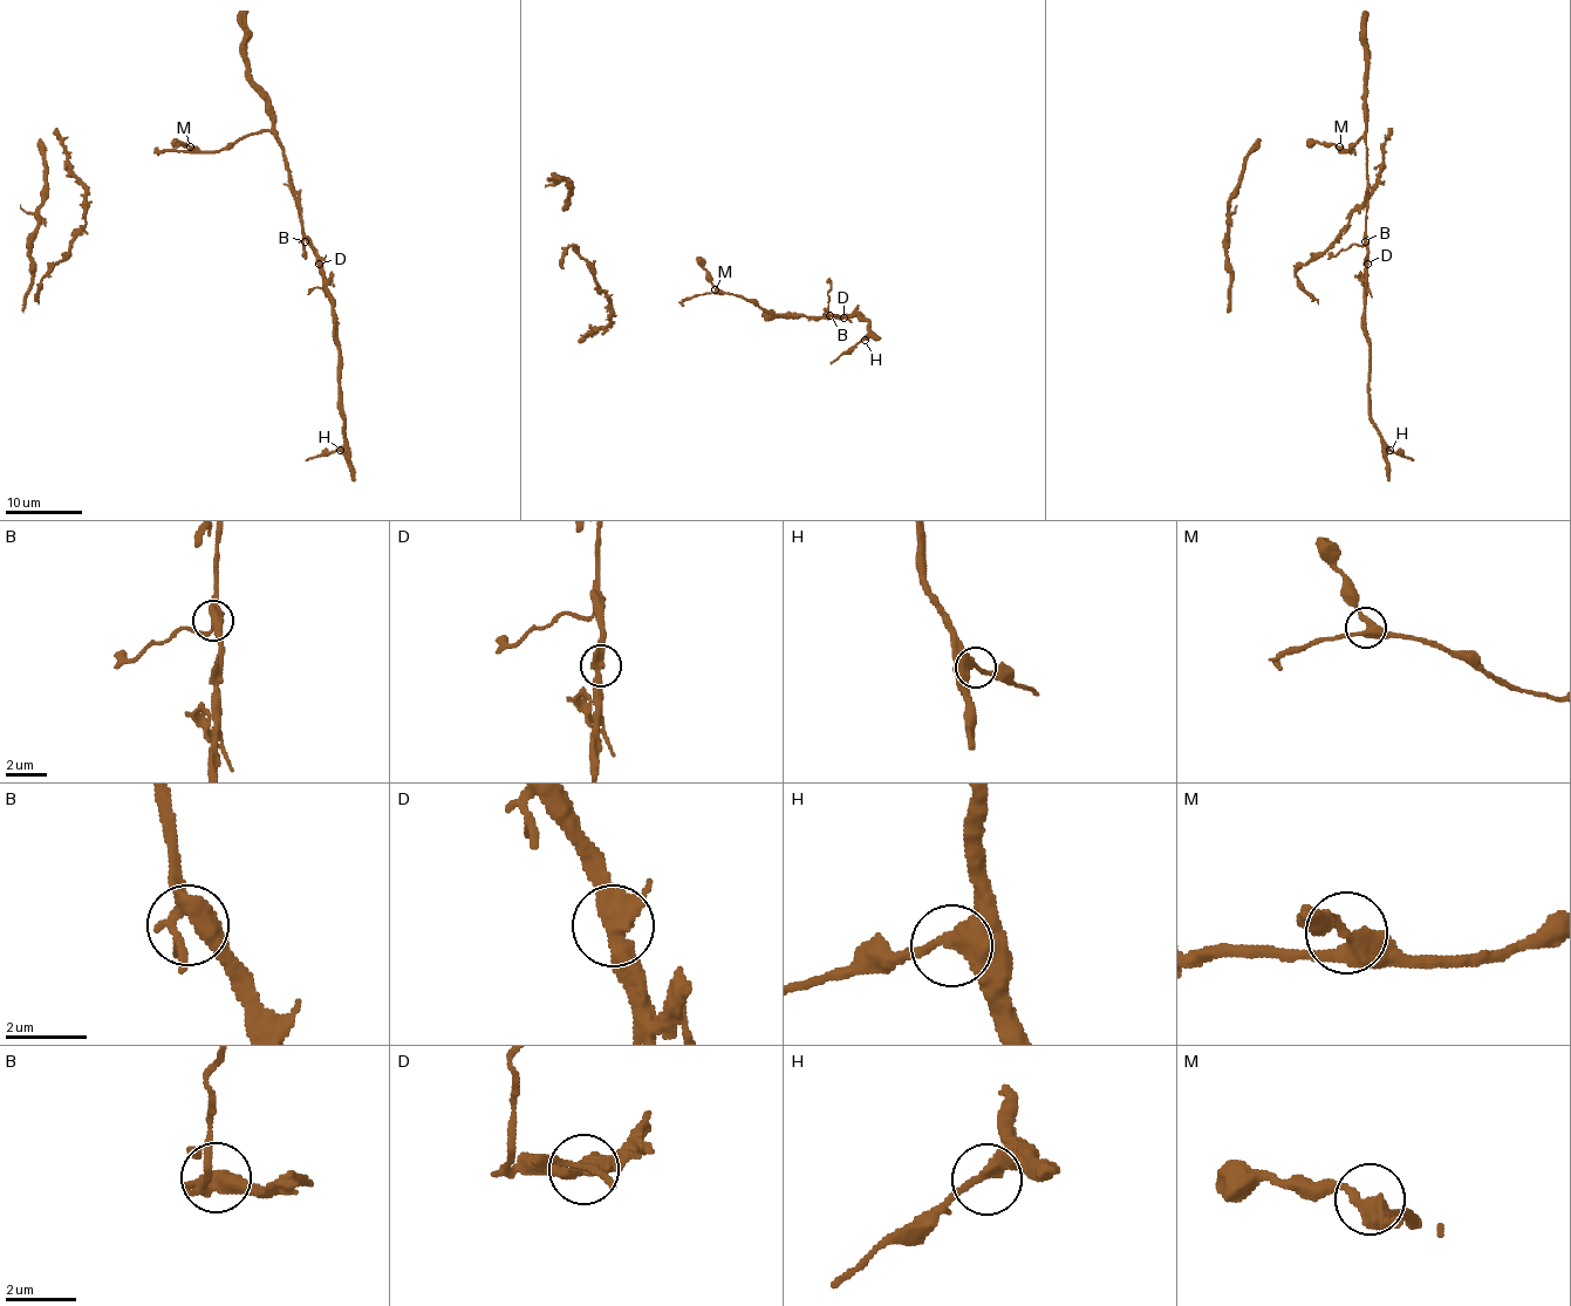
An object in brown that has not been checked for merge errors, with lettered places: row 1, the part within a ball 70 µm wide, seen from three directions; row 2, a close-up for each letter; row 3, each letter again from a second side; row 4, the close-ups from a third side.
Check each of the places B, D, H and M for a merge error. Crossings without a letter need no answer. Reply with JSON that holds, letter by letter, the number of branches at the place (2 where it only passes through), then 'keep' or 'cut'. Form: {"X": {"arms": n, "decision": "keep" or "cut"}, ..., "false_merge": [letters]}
{"B": {"arms": 4, "decision": "keep"}, "D": {"arms": 3, "decision": "keep"}, "H": {"arms": 2, "decision": "keep"}, "M": {"arms": 3, "decision": "keep"}, "false_merge": []}

